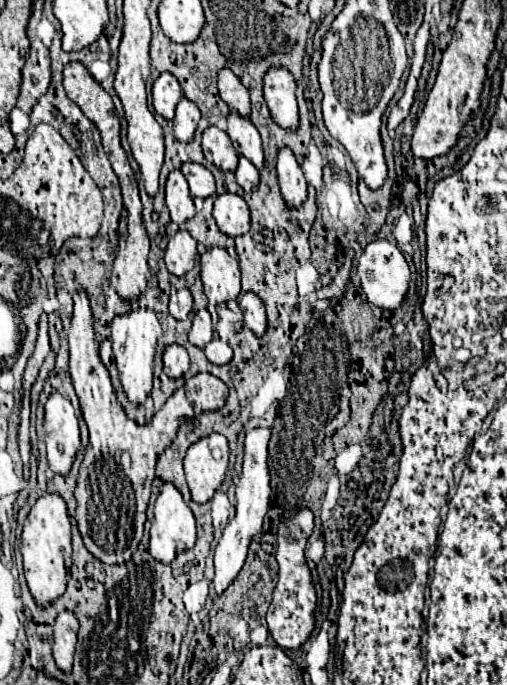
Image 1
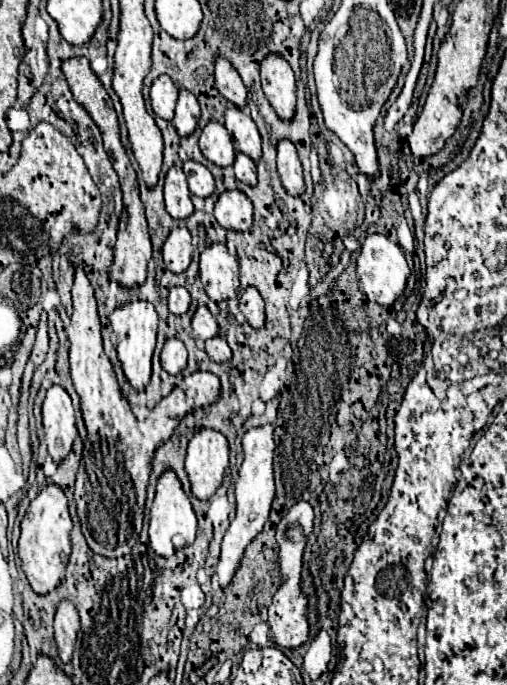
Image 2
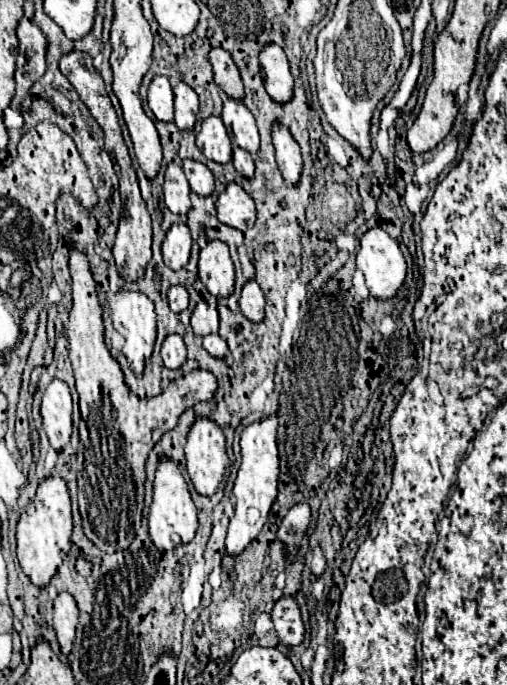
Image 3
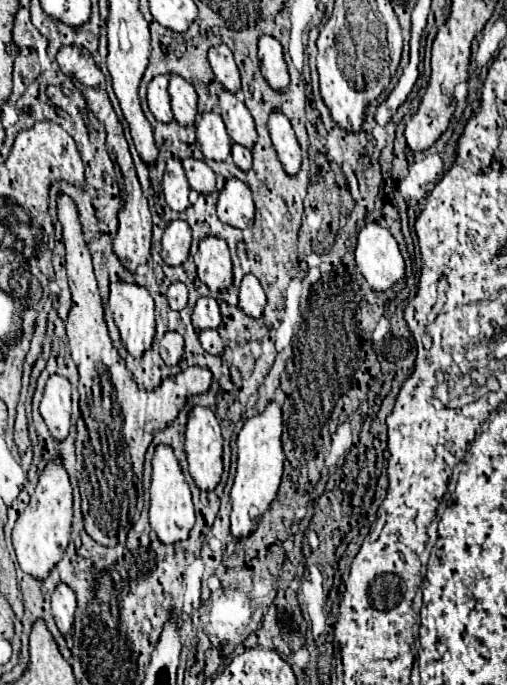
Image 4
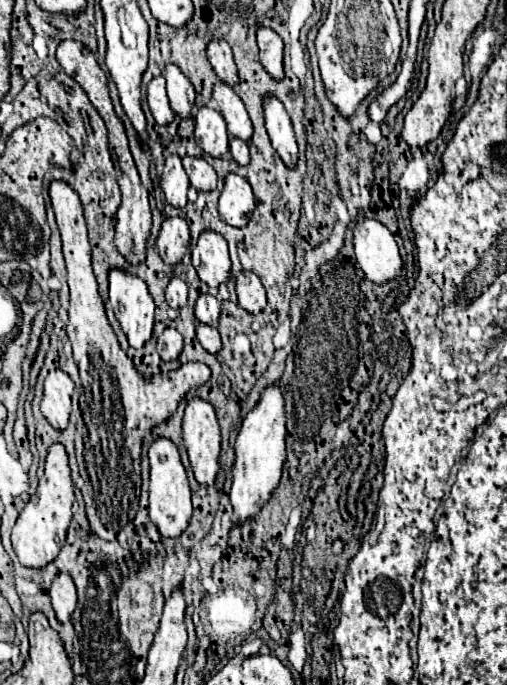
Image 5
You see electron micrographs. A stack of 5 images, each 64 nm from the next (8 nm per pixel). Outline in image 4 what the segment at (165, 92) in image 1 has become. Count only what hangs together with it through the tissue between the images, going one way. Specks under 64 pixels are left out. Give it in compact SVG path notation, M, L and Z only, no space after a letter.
M156 76L148 84L148 108L158 122L172 122L174 114L168 96L168 76Z

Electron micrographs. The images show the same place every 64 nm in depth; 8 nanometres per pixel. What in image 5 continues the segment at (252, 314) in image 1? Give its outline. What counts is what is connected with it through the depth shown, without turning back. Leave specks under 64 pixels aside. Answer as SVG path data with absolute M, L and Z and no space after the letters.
M242 270L236 276L236 294L238 294L238 304L250 314L258 314L266 306L264 286L254 272Z

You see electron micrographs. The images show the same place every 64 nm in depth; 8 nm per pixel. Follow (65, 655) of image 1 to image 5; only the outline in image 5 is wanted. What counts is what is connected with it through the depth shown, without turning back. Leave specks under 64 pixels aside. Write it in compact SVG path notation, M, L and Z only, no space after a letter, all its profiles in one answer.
M66 572L56 574L50 588L50 598L52 598L52 608L56 612L56 618L60 622L66 622L76 608L76 586L70 574Z

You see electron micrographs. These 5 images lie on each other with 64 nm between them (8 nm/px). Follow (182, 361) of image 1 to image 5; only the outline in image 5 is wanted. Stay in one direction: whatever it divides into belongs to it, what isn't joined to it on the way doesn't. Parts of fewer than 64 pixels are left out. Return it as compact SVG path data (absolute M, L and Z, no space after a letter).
M166 328L160 336L158 336L158 354L164 360L174 360L178 358L178 354L182 352L182 334L176 328Z

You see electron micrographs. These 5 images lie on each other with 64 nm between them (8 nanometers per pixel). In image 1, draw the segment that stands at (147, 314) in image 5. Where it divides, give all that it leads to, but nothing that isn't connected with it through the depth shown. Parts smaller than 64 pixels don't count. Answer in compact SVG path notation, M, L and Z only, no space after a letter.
M134 308L124 316L114 316L112 320L112 342L114 342L114 358L120 370L120 380L126 390L126 396L134 404L142 404L152 390L152 360L156 340L162 334L160 322L150 308Z

